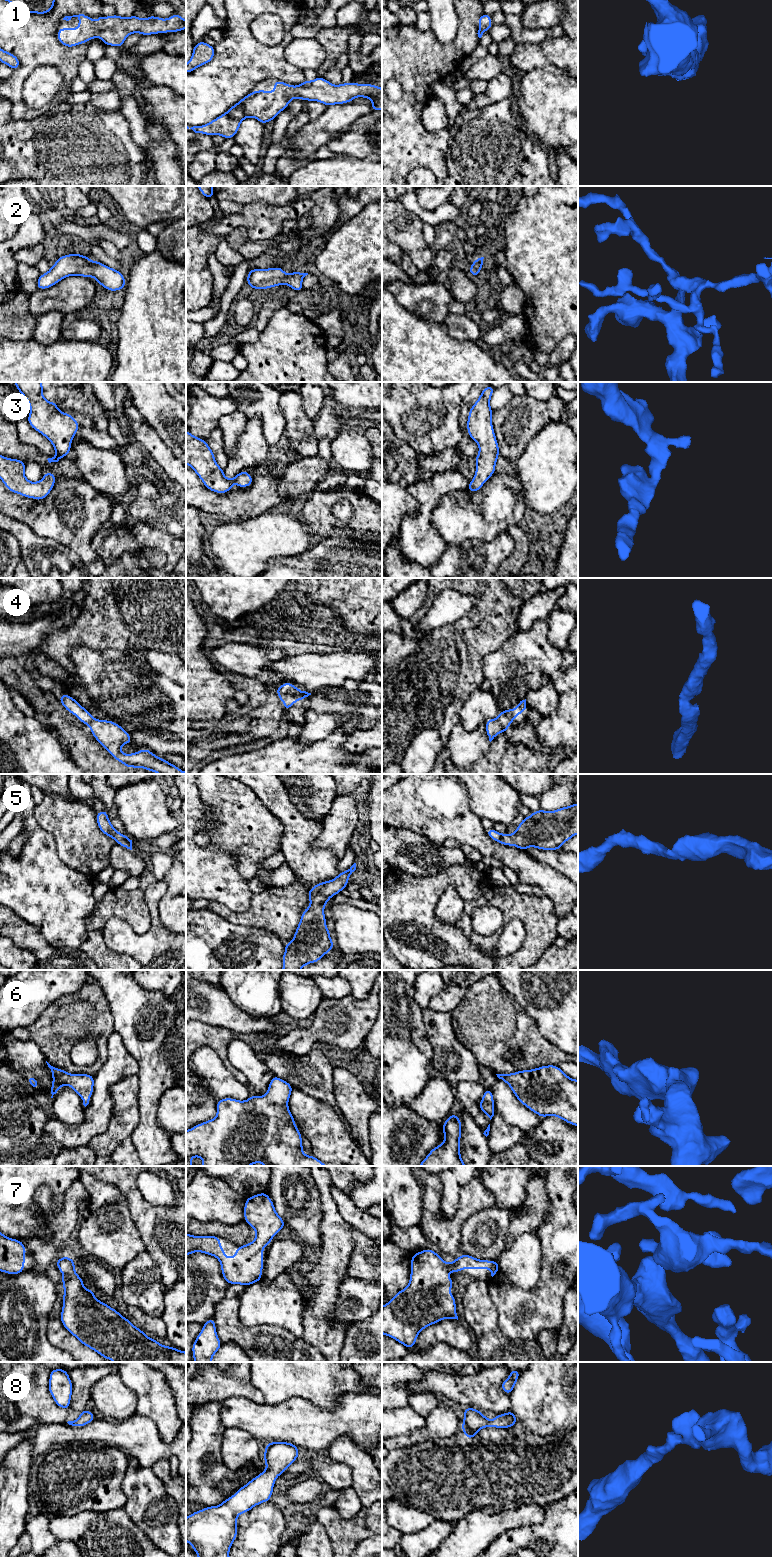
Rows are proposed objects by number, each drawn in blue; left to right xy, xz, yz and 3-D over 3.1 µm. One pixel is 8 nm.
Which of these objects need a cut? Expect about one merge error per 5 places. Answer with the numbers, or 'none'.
none

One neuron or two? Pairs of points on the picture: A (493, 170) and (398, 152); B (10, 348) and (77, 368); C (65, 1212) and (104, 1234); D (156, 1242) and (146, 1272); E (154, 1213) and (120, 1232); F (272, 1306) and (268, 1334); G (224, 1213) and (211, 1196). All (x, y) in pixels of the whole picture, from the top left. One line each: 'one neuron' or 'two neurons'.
A: two neurons
B: one neuron
C: two neurons
D: two neurons
E: two neurons
F: two neurons
G: one neuron

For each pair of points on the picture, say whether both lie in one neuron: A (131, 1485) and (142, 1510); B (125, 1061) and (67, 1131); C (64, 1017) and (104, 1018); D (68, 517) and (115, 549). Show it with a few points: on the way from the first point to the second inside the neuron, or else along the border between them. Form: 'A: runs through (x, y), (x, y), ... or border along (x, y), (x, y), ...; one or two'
A: runs through (134, 1491), (142, 1499), (142, 1504); one
B: runs through (104, 1082), (102, 1084), (100, 1109), (88, 1123); one
C: runs through (74, 1017), (94, 1018); one
D: border along (109, 519), (91, 543), (100, 558); two

